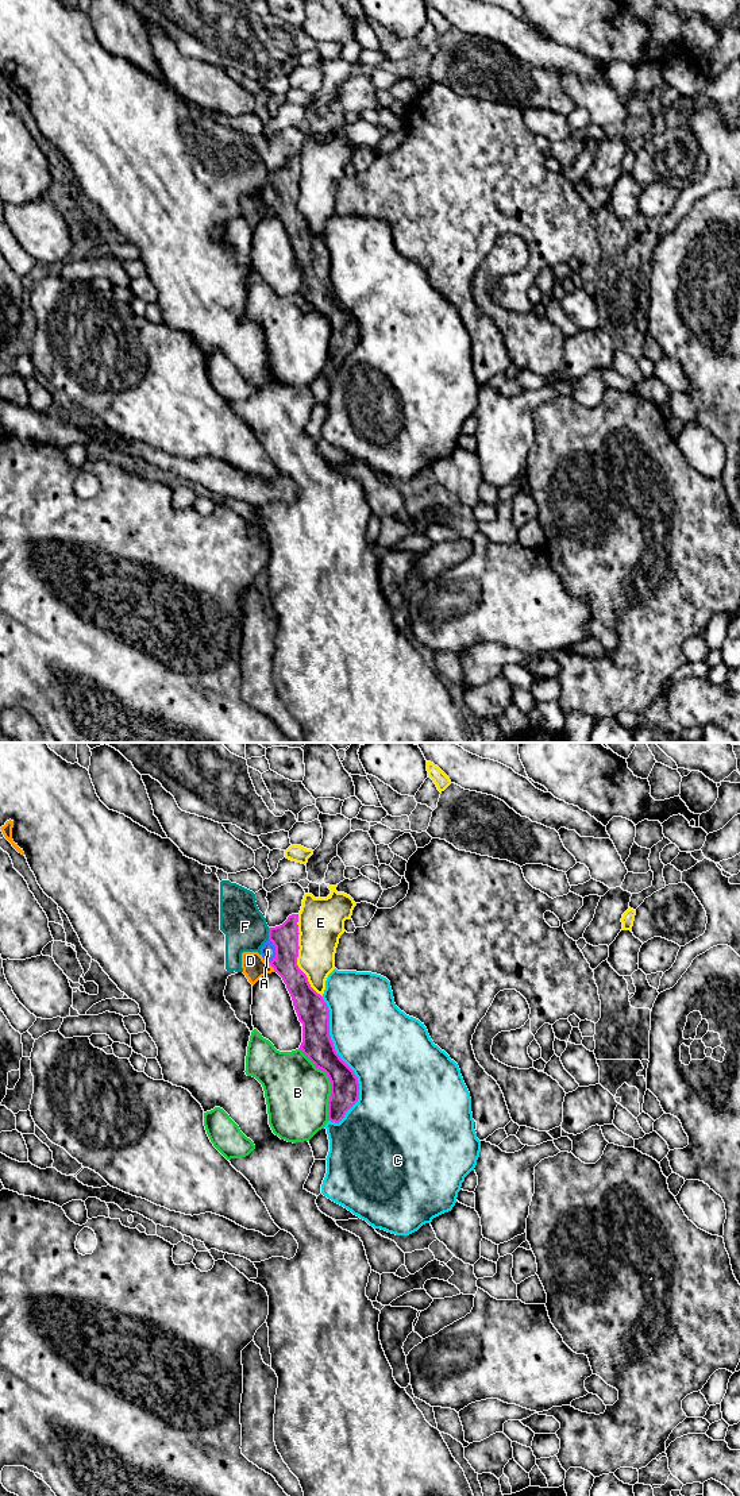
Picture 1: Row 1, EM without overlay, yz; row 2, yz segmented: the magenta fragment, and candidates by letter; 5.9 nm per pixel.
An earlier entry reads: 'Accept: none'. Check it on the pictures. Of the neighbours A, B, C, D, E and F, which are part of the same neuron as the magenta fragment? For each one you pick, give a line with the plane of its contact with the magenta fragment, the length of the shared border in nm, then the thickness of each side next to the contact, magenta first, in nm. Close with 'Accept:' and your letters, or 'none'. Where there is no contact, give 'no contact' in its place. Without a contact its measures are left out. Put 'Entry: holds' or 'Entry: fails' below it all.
A: yz | 140 nm | 160/90 nm
Accept: A
Entry: fails

